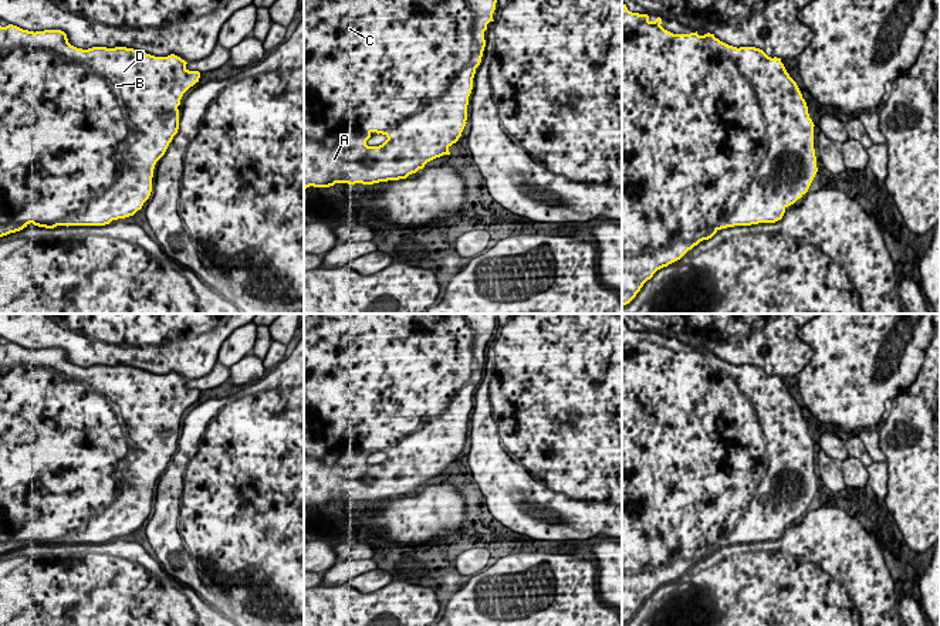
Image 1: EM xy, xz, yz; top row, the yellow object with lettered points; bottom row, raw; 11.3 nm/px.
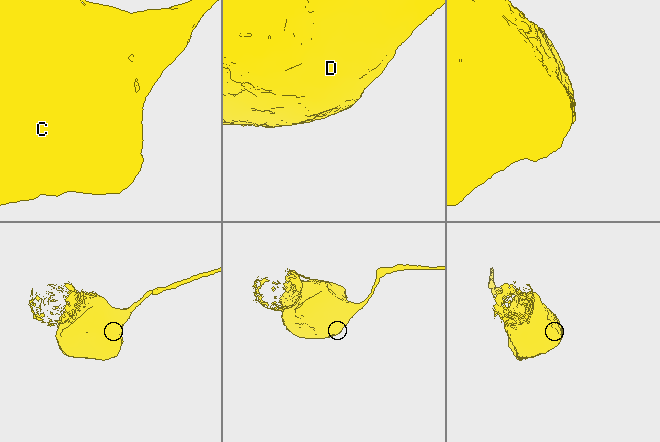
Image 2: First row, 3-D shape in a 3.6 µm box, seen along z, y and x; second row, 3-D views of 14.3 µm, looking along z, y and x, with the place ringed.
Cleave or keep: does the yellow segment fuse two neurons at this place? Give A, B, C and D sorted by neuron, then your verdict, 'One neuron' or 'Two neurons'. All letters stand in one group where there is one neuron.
Groups: A C D / B. Two neurons

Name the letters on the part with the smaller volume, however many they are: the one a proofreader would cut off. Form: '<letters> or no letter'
B

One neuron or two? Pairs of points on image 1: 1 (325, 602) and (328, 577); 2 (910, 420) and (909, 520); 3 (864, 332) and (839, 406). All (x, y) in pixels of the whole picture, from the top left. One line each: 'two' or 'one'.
1: two
2: one
3: one

